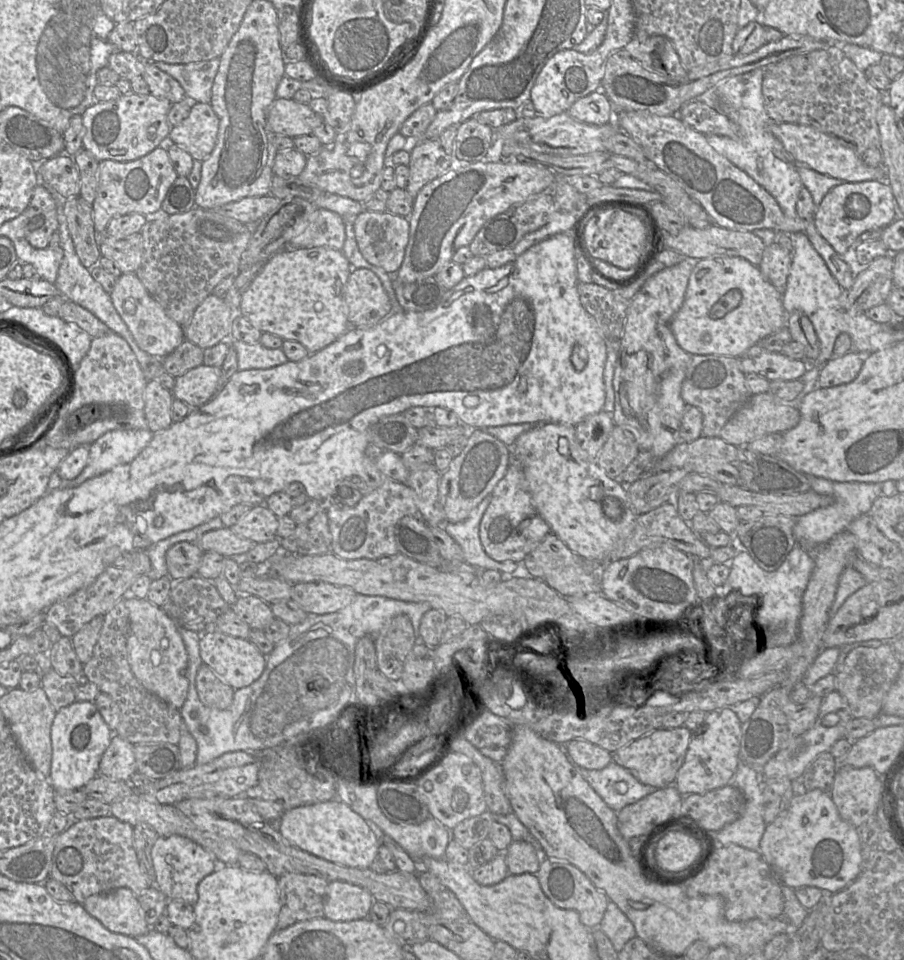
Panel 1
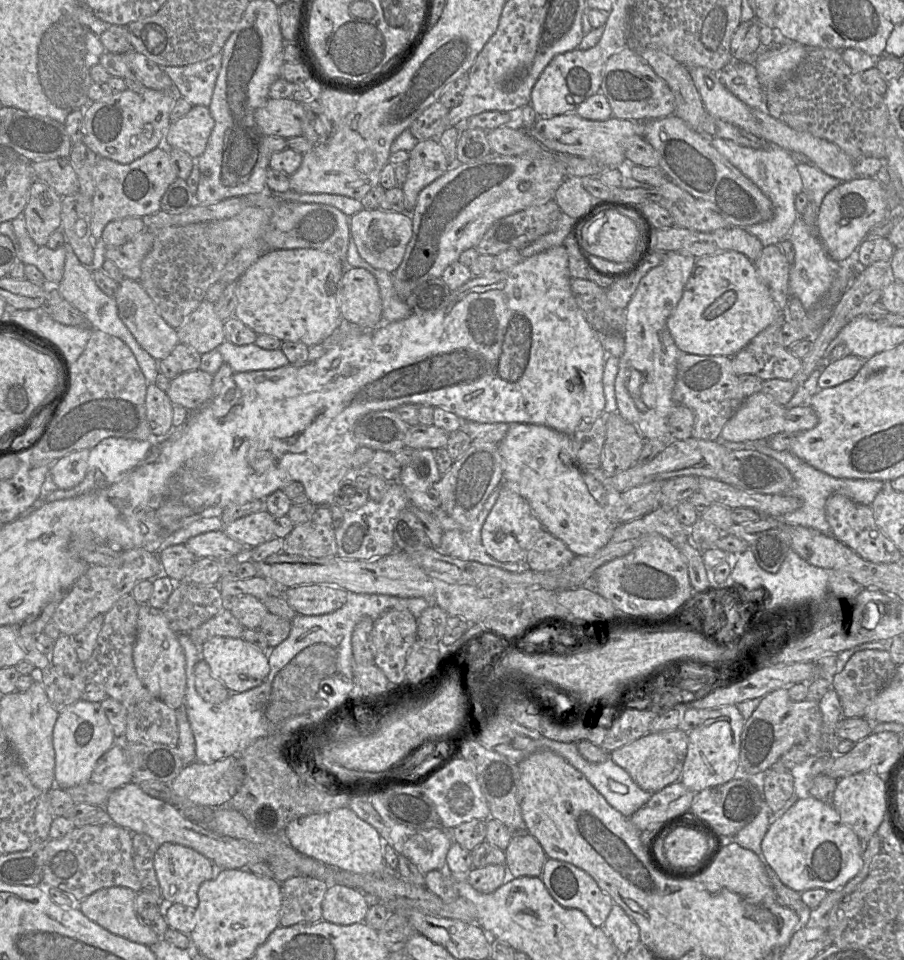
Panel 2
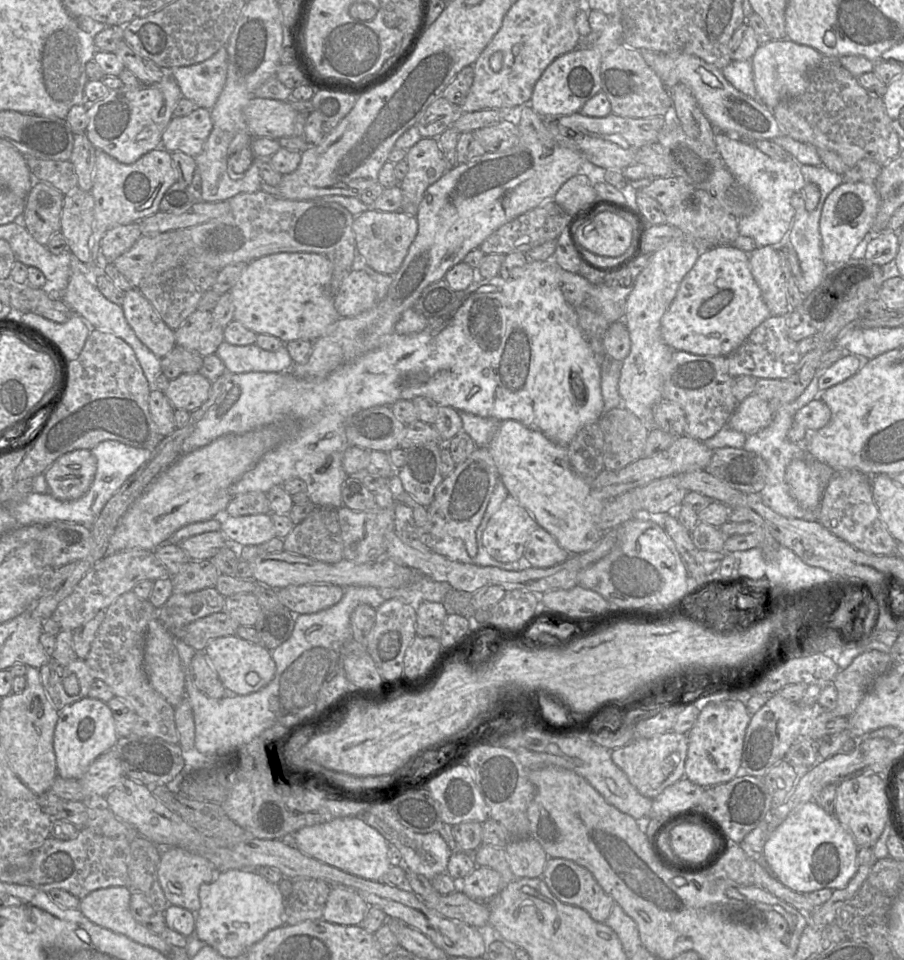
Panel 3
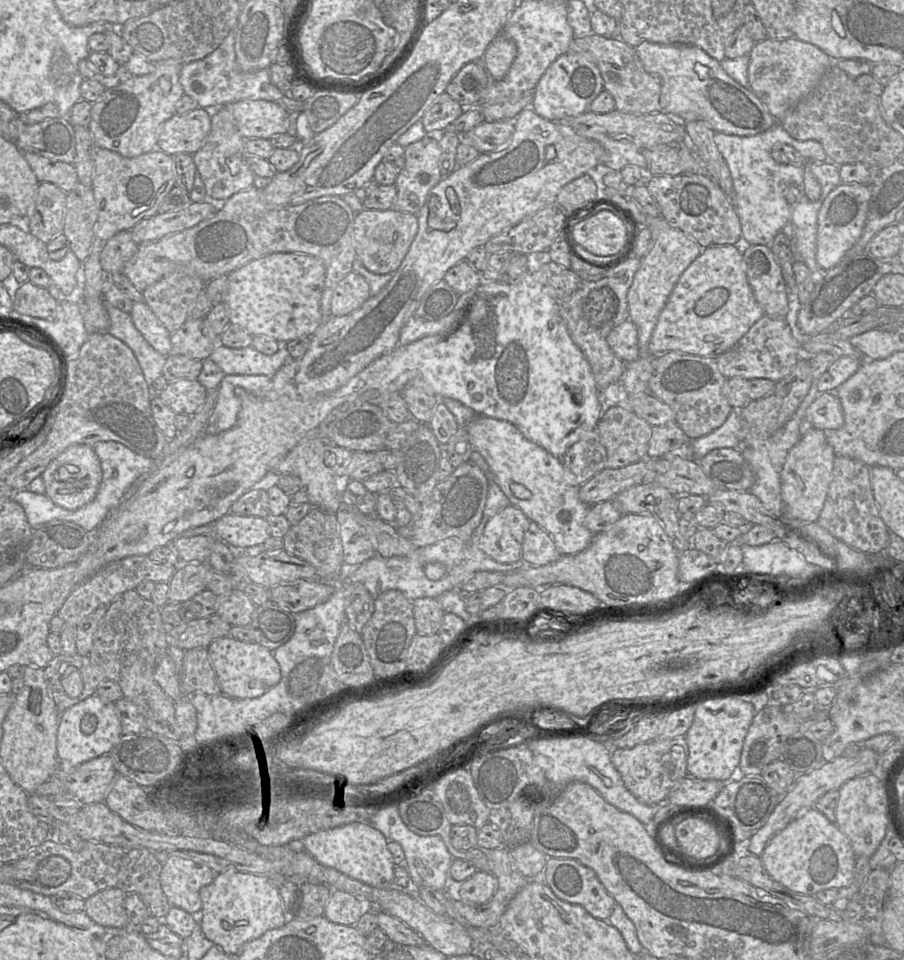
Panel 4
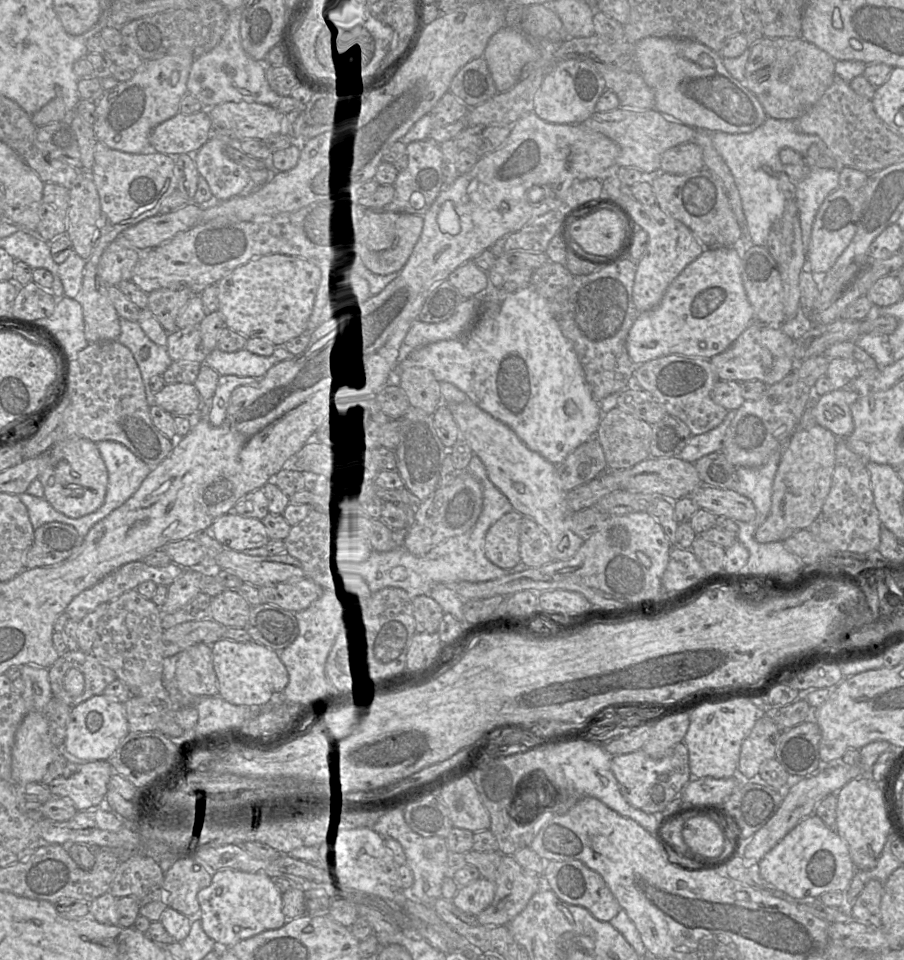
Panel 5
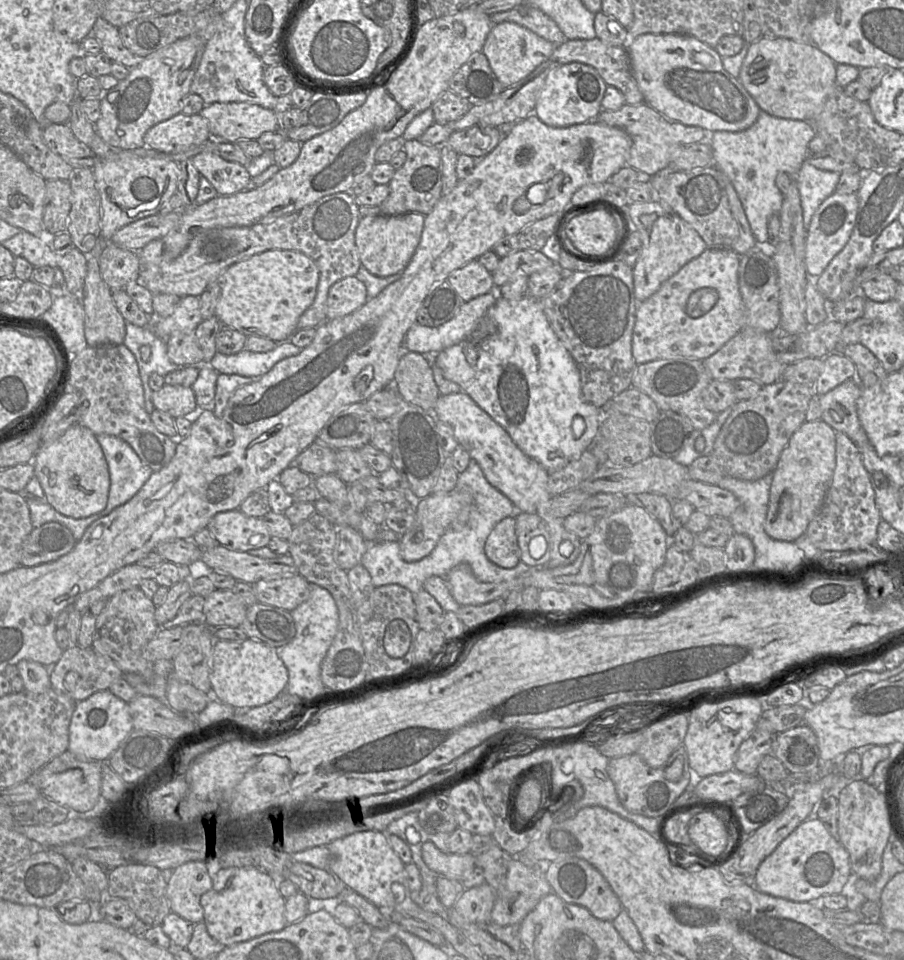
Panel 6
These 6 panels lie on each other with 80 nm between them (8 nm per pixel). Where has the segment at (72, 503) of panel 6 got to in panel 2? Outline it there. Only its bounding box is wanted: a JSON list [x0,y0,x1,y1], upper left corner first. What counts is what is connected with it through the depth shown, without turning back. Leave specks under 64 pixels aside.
[50,450,90,489]

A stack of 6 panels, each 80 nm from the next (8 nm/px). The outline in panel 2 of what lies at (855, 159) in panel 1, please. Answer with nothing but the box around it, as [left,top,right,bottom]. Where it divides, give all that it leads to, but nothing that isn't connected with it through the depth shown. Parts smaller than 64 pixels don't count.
[688,67,856,182]

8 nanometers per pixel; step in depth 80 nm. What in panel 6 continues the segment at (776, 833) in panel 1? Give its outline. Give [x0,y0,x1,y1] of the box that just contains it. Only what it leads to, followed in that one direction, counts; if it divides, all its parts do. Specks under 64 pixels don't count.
[754,819,851,904]

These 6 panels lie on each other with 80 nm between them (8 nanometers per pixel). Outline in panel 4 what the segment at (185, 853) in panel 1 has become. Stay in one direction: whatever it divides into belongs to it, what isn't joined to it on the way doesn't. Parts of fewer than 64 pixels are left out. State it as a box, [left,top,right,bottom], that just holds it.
[160,855,215,914]

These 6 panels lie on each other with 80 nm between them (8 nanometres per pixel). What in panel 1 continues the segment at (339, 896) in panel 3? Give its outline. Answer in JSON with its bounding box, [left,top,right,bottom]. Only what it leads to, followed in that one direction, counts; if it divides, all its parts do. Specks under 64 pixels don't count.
[324,881,374,921]

